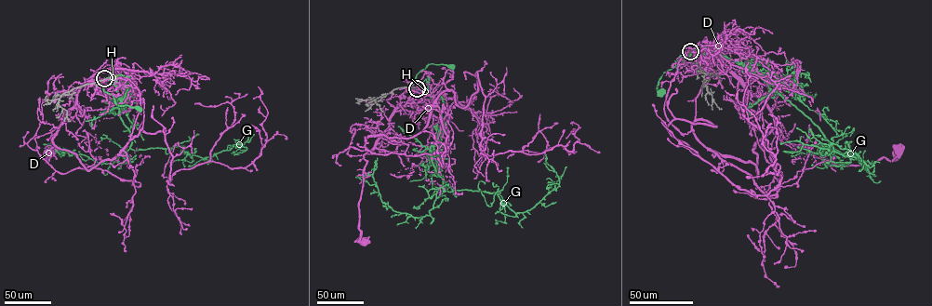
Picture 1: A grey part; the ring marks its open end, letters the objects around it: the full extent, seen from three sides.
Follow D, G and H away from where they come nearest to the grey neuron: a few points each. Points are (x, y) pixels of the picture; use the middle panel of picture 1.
D: (417, 88), (401, 95), (390, 126), (363, 155), (367, 161), (359, 202), (359, 229), (360, 241), (365, 242)
G: (417, 88), (422, 92), (427, 86), (419, 84), (416, 76), (429, 64), (451, 67)
H: (417, 88), (430, 94)

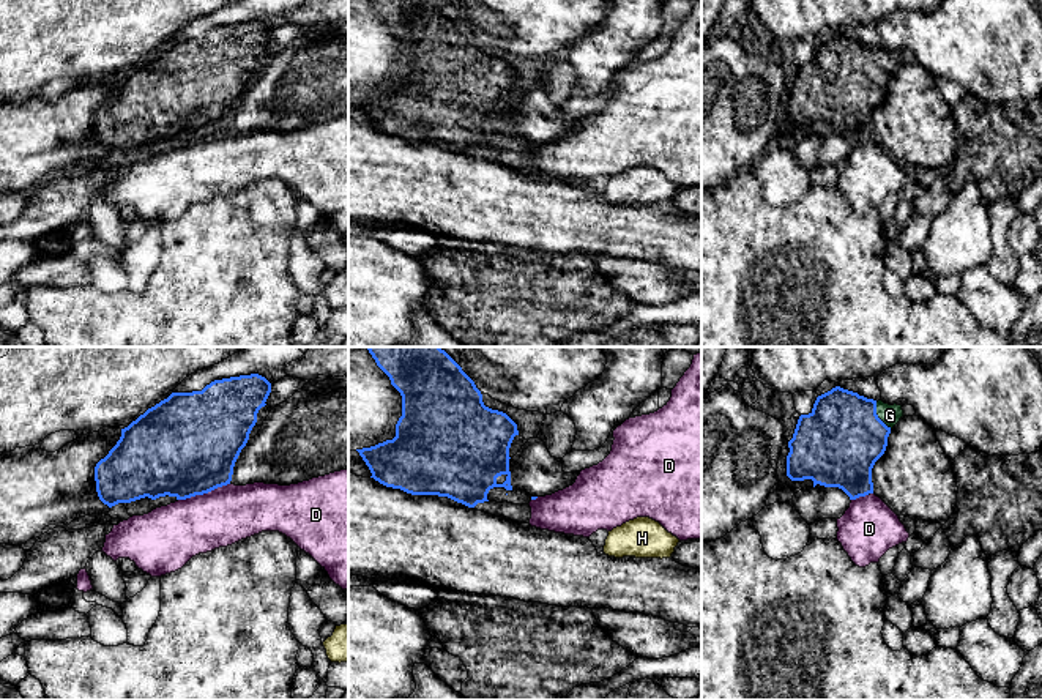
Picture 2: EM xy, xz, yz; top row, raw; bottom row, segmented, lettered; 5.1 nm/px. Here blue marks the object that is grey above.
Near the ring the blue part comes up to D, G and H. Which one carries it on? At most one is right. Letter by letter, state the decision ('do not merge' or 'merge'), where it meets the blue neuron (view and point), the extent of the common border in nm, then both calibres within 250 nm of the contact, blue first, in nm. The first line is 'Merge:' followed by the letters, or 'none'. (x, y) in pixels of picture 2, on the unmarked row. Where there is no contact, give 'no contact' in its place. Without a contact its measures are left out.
Merge: G
D: do not merge; contact xy (204, 139); length 280 nm; calibres 500 and 300 nm
G: merge; contact yz (877, 63); length 160 nm; calibres 420 and 100 nm
H: do not merge; no contact

